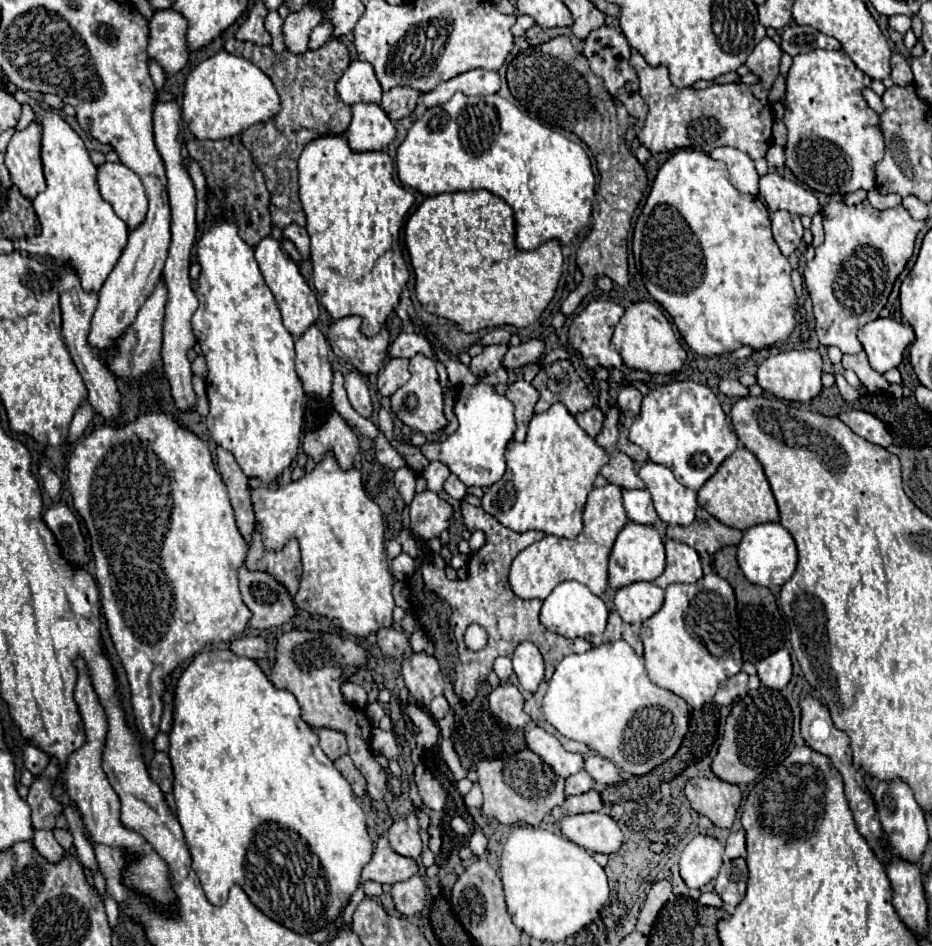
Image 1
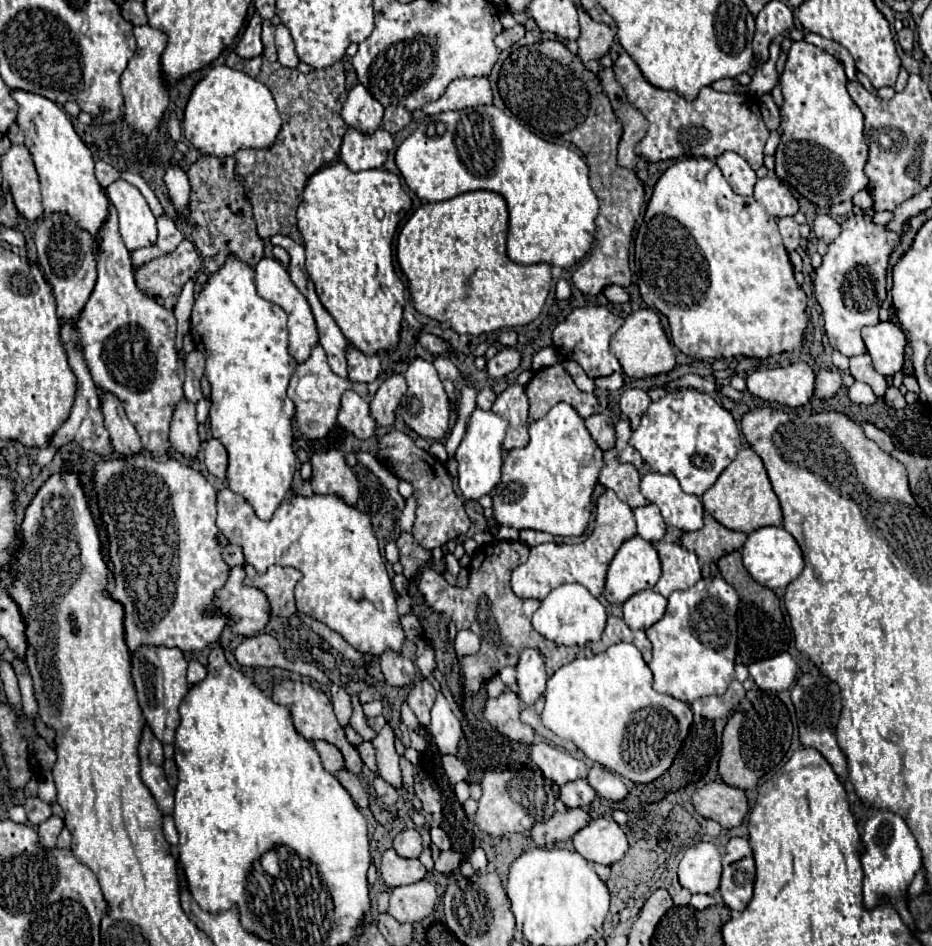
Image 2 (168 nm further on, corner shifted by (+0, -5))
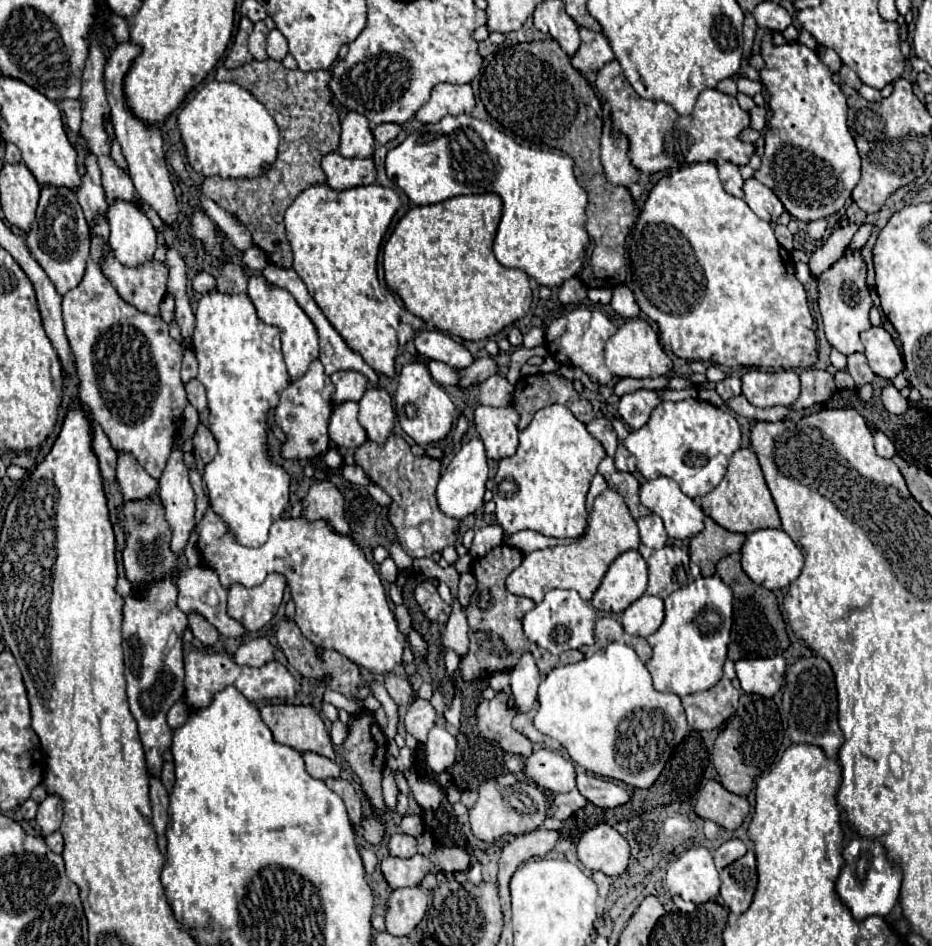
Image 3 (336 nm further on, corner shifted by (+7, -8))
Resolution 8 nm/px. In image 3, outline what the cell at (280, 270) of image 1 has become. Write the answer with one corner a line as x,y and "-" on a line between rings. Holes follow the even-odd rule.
255,274
249,278
249,288
247,288
247,294
251,298
251,302
255,304
257,308
257,316
265,322
265,324
273,324
281,330
281,344
283,344
283,356
285,356
285,364
287,364
287,370
289,370
289,376
291,380
303,376
309,368
309,362
315,360
319,356
319,342
317,342
317,332
313,328
313,322
309,320
309,316
299,308
299,304
293,300
293,296
267,282
263,276

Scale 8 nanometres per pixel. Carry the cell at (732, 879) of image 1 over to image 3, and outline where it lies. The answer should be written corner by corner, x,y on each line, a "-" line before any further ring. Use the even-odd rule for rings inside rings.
749,850
741,860
735,860
727,868
721,870
721,898
725,906
733,914
743,914
755,894
757,886
757,870
755,870
755,854

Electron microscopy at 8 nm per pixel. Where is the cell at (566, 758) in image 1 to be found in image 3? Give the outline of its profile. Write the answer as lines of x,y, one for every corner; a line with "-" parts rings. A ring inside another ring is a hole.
537,748
525,762
525,774
551,792
569,792
575,788
575,766
557,750

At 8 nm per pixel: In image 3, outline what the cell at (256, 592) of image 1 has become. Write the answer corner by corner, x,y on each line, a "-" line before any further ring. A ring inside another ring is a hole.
195,566
195,568
187,568
179,580
177,580
177,588
179,588
179,600
177,606
185,612
185,614
201,614
209,624
213,624
219,634
227,636
227,638
241,638
245,634
245,628
241,622
237,622
235,618
231,618
227,614
227,588
219,582
217,572
213,572
211,568
205,566

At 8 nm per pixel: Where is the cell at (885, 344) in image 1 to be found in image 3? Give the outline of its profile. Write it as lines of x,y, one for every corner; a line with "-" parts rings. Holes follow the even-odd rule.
871,326
861,332
861,342
865,346
865,356
871,370
887,380
893,380
903,370
903,360
897,344
883,326

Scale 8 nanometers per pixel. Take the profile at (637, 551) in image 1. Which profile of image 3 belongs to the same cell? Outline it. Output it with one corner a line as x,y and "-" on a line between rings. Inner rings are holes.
627,550
613,560
605,578
601,580
591,604
601,612
623,612
633,600
645,594
647,588
647,564
637,550

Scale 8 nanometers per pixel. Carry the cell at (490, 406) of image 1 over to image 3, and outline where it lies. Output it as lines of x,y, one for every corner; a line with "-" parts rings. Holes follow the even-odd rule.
471,438
469,442
463,442
459,452
455,452
451,464
447,466
445,474
439,480
437,486
437,502
439,508
453,518
465,518
467,514
473,514
479,506
483,506
483,494
485,494
485,482
489,478
489,466
487,466
487,454
481,438

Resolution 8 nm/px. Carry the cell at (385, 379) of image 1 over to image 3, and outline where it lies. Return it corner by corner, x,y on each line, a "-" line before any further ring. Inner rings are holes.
367,388
359,400
359,422
365,428
369,440
383,444
395,424
393,400
385,388

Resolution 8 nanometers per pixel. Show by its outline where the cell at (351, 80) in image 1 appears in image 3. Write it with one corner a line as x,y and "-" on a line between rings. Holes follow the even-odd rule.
349,110
341,122
341,146
339,152
347,158
367,158
373,154
373,134
363,114

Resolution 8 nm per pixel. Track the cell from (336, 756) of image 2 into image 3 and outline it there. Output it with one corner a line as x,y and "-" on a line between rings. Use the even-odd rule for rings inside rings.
305,752
303,758
305,758
307,772
313,778
319,778
319,780
339,778
339,766
333,760
329,760
329,758
321,756
321,754
315,754
315,752

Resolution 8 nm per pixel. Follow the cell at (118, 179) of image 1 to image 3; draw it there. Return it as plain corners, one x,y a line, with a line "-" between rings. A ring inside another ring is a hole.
115,200
109,210
107,210
107,220
109,220
109,246
115,254
115,258
123,264
123,266
137,266
143,264
145,260
153,258
155,252
155,228
151,224
151,220
145,216
145,212
141,212
133,202
127,200

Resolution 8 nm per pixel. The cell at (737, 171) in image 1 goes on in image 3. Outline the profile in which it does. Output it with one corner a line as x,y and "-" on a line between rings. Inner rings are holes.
725,160
717,162
717,170
719,170
719,178
723,182
723,188
737,198
743,198
743,178
741,172
735,164
729,164

